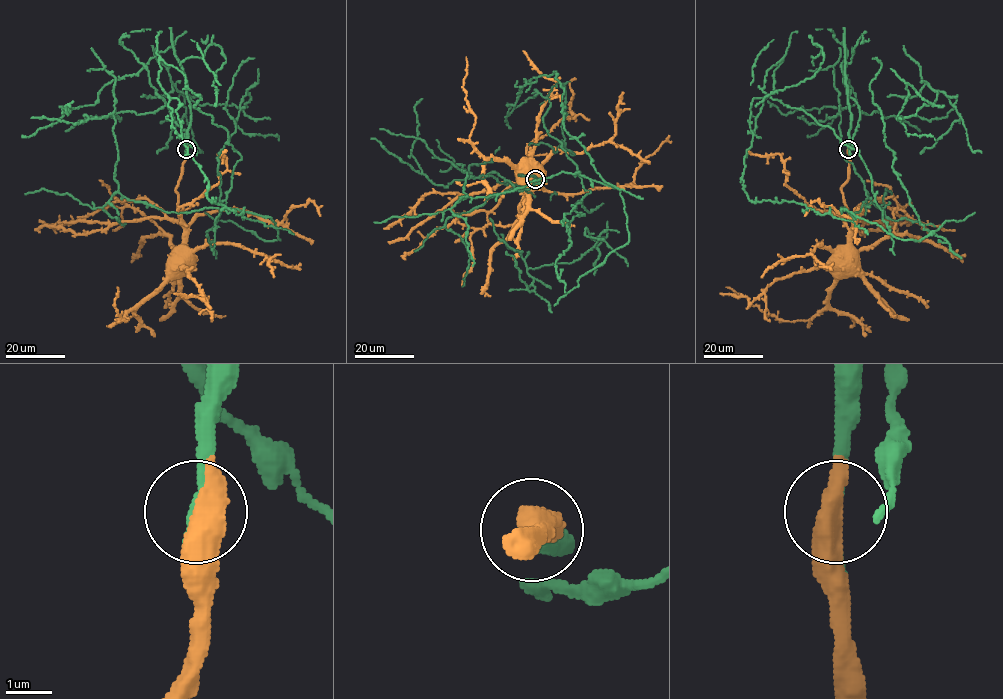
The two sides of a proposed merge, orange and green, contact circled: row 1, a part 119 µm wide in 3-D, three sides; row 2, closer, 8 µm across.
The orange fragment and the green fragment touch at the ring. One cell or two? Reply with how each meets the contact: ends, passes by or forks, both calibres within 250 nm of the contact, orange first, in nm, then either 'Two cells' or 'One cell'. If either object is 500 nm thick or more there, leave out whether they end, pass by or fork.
Thickness 500 nm (orange) against 170 nm. One cell

